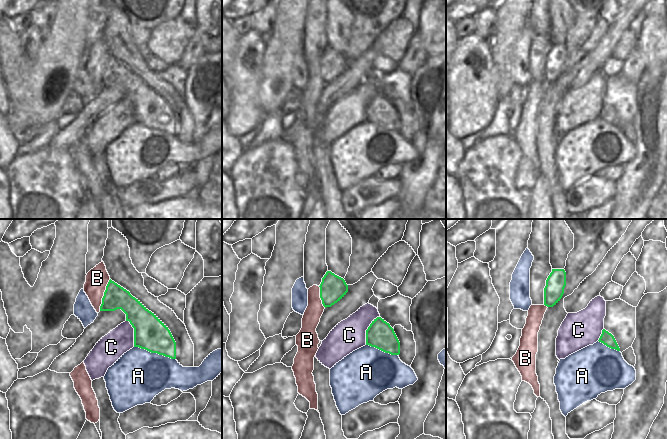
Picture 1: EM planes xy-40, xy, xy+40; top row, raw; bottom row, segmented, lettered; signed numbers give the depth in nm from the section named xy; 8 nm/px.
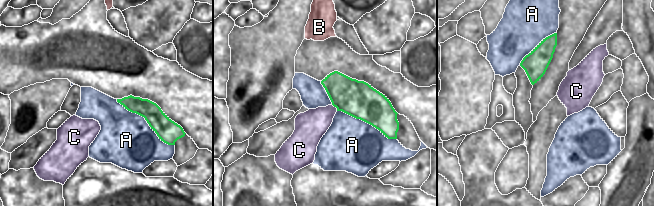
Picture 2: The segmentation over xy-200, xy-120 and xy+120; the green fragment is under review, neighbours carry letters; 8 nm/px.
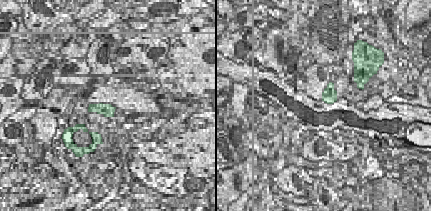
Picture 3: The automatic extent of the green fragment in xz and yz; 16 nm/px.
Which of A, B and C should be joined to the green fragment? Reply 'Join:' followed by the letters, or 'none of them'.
Join: none of them

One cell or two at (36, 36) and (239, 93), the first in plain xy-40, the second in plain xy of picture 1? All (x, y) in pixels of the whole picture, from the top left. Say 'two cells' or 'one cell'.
one cell

